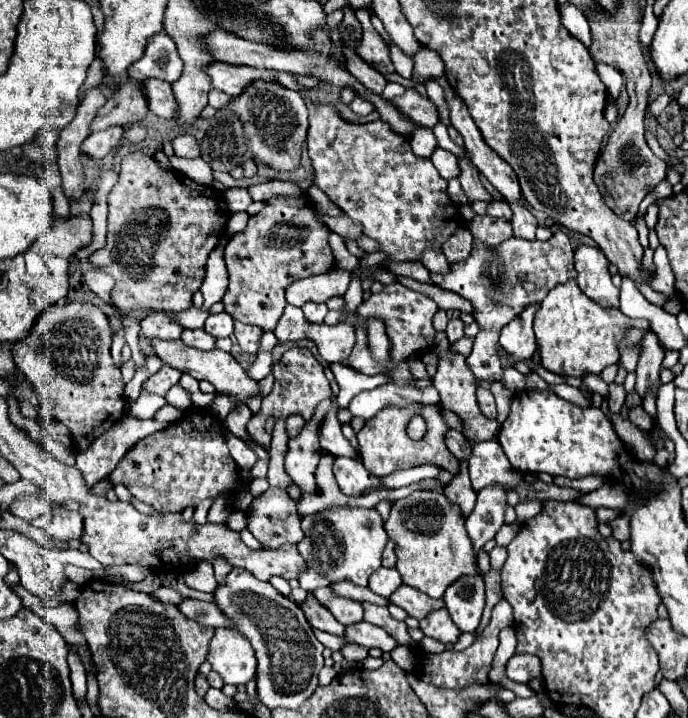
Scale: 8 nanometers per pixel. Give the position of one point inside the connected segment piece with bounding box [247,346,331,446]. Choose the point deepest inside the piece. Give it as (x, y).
(300, 384)

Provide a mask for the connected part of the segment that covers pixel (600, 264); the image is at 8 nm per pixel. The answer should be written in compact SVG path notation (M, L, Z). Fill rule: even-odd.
M579 244L575 250L575 270L577 282L583 292L603 306L619 304L619 290L611 282L609 260L597 246Z

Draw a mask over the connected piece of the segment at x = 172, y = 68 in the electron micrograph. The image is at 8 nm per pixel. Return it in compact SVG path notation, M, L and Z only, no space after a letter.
M159 32L149 38L141 60L133 62L127 74L131 80L163 78L167 82L175 82L181 76L181 70L183 62L177 54L175 42L165 32Z

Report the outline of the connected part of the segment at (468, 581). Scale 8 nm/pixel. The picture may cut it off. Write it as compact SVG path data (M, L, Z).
M463 576L445 590L445 606L451 620L461 632L473 632L479 626L485 606L485 584L483 576Z

